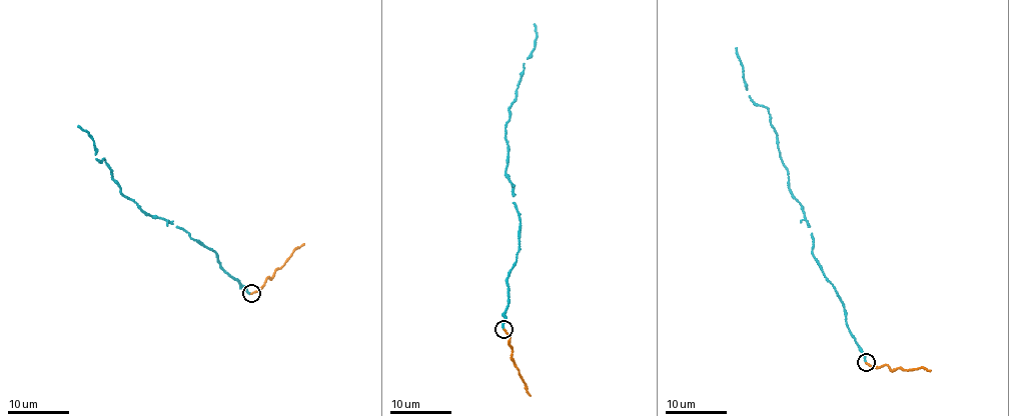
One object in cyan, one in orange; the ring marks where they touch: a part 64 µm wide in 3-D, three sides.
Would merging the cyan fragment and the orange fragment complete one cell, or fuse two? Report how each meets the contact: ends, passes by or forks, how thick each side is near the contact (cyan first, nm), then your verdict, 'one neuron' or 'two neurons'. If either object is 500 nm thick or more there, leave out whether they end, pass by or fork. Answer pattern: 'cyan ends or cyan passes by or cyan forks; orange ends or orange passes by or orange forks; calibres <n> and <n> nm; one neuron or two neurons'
cyan ends; orange ends; calibres 180 and 150 nm; one neuron

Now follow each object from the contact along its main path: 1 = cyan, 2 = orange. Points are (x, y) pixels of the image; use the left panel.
1: (250, 293), (223, 270), (216, 253), (121, 193), (105, 160), (96, 159), (94, 140), (79, 125)
2: (251, 292), (259, 290), (267, 277), (273, 276), (292, 252), (304, 244)

